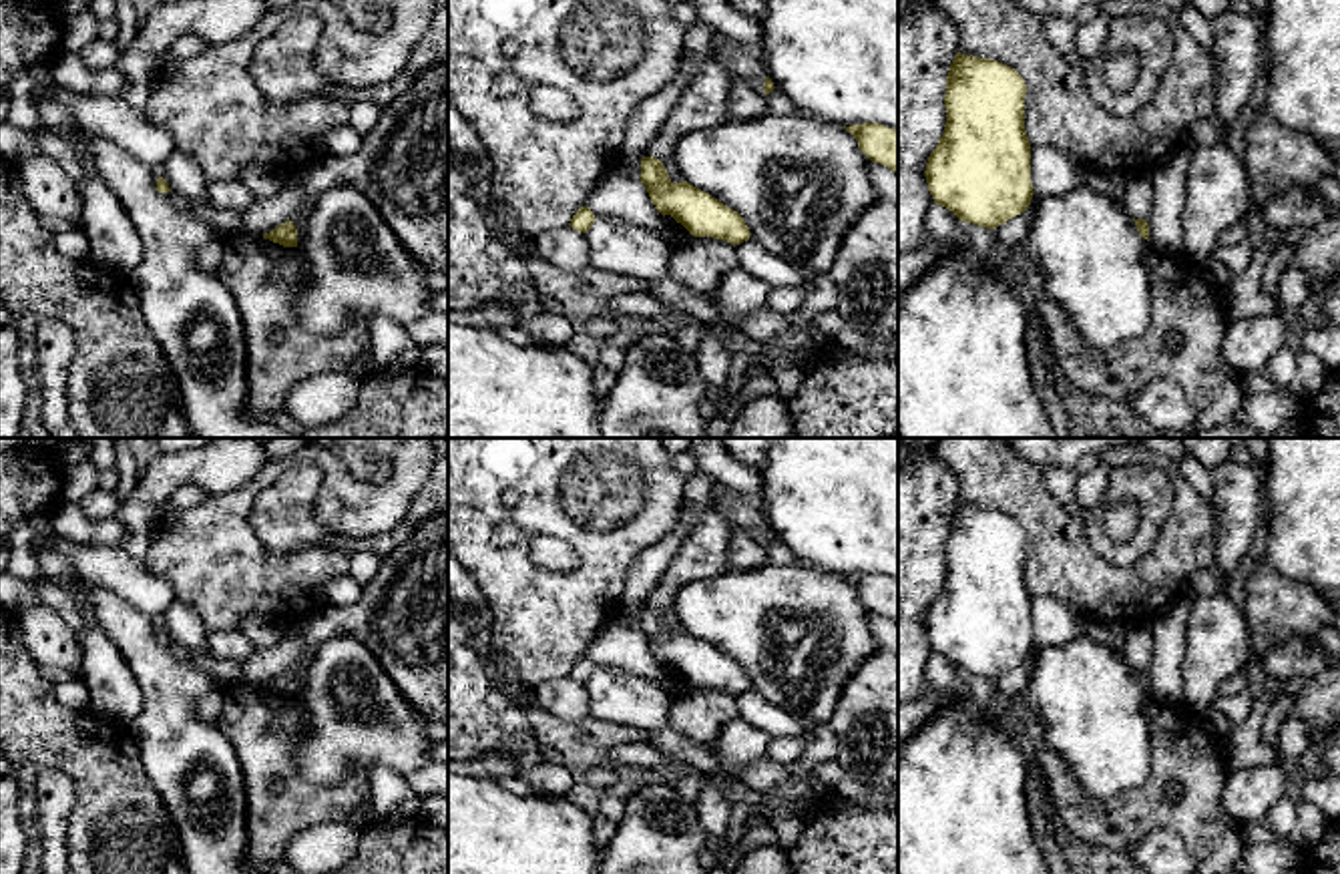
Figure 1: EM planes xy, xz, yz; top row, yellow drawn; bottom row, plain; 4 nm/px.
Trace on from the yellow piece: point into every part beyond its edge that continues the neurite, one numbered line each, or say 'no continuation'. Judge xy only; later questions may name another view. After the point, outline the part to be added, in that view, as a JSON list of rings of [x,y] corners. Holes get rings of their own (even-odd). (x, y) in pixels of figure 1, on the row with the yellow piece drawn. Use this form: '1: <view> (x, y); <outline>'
no continuation

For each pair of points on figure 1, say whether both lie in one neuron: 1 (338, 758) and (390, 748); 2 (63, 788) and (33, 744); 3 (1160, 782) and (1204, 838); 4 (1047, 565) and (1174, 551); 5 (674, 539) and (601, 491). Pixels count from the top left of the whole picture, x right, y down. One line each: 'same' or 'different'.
1: same
2: different
3: same
4: same
5: different

